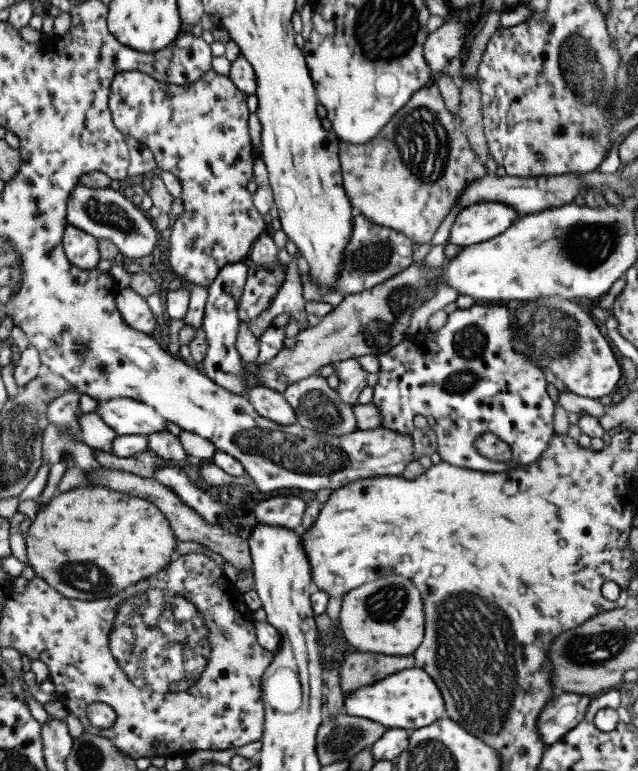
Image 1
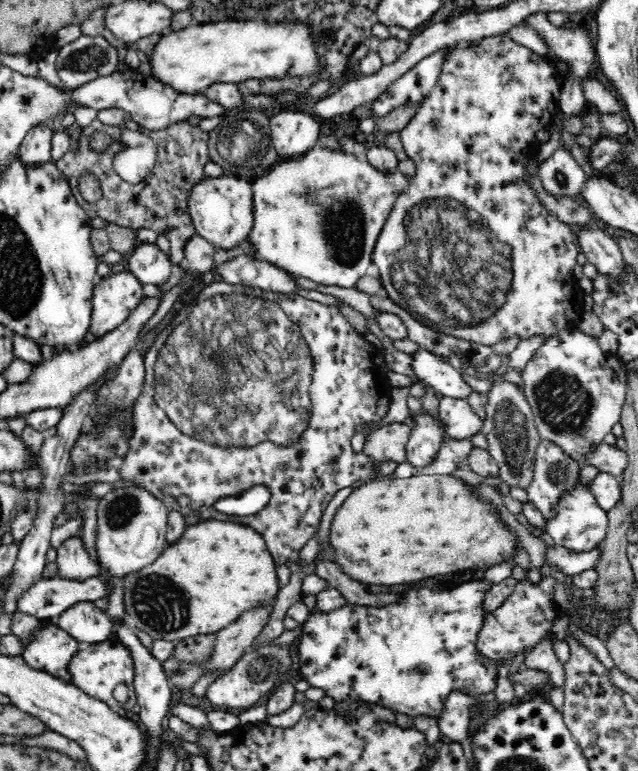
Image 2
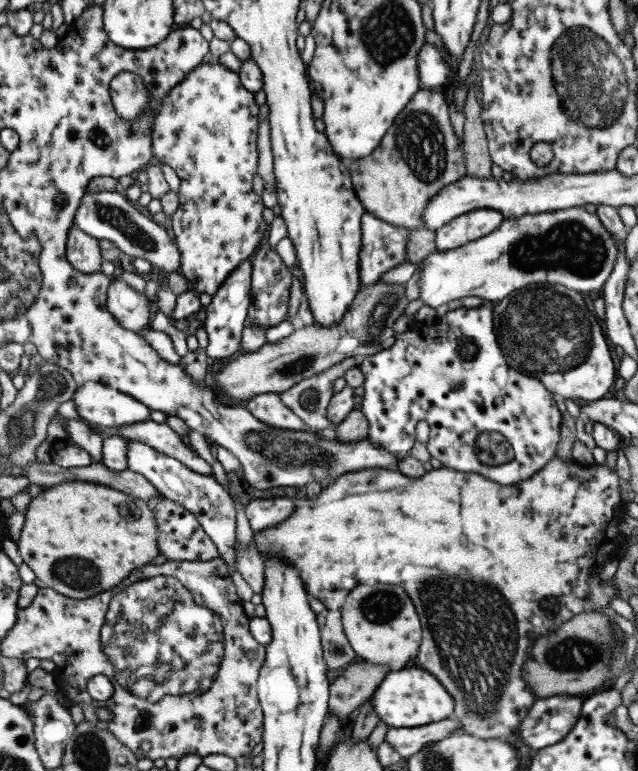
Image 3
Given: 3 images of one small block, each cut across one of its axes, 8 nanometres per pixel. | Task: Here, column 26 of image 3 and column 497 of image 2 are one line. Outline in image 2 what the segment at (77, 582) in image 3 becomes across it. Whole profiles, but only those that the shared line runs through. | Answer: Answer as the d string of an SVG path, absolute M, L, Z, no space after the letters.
M421 475L411 478L385 478L358 485L336 510L331 523L329 544L343 574L364 584L400 584L434 578L448 572L472 570L480 575L486 569L513 560L516 546L522 546L514 530L505 524L499 511L480 496L476 487L451 475Z

